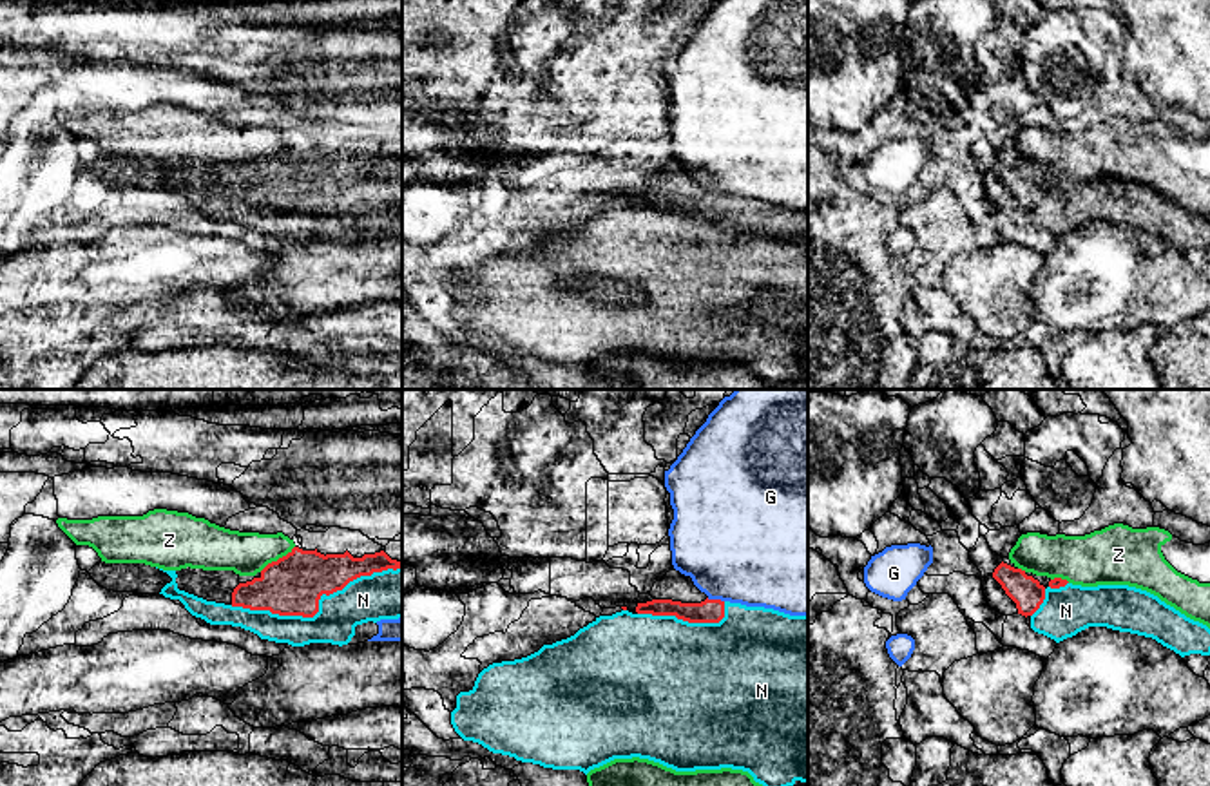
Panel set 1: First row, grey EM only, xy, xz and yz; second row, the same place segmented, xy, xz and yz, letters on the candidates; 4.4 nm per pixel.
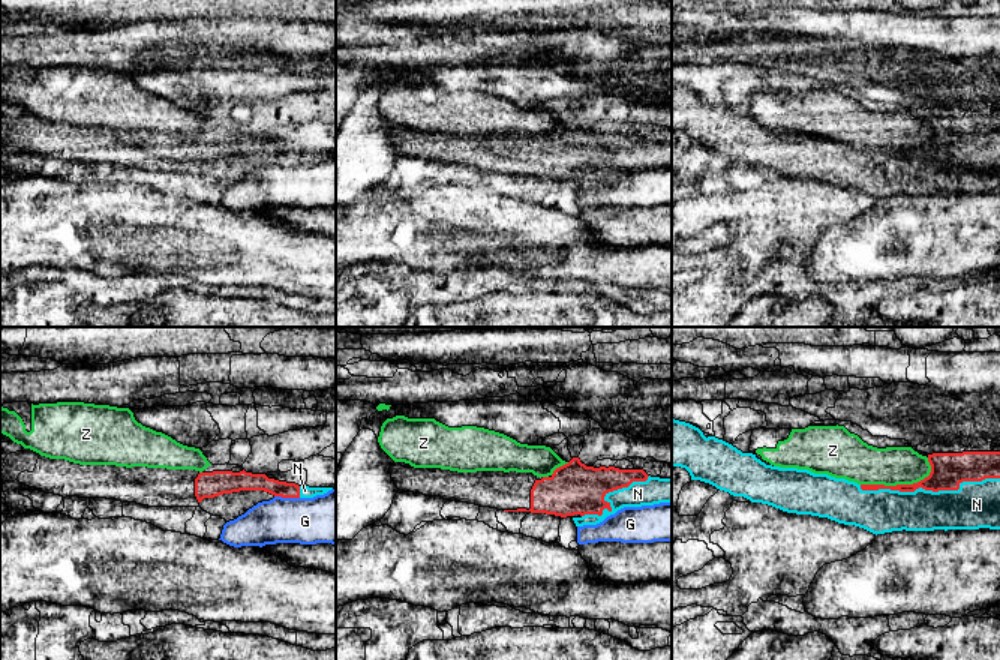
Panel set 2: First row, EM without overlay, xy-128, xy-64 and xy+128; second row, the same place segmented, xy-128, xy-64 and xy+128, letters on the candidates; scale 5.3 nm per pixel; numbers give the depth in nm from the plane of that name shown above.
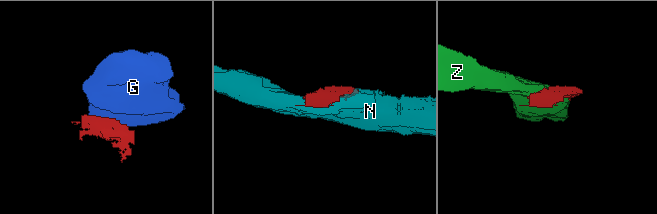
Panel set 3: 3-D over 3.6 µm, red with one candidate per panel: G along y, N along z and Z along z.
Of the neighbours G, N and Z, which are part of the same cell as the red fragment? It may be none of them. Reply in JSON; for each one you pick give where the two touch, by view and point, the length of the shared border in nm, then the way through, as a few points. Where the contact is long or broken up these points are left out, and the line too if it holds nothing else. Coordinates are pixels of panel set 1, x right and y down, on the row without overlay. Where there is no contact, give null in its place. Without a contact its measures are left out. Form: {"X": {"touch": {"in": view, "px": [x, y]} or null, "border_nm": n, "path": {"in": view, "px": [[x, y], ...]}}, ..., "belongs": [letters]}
{"belongs": []}

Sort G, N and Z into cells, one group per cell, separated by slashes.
G / N / Z

